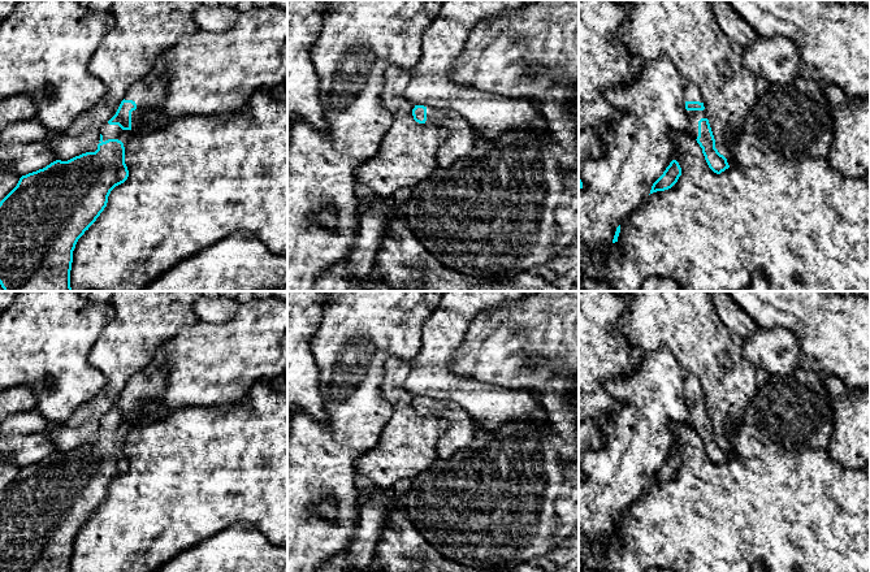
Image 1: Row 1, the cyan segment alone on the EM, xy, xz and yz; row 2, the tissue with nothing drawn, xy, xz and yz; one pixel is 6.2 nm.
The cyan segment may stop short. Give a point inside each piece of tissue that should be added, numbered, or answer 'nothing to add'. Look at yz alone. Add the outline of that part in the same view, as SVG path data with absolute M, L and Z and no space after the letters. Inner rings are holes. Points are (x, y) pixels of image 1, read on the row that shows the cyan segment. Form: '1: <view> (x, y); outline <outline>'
1: yz (693, 116); outline M687 110L687 114L688 114L688 120L689 120L689 133L691 135L697 139L698 136L698 121L701 118L707 118L707 114L704 110Z

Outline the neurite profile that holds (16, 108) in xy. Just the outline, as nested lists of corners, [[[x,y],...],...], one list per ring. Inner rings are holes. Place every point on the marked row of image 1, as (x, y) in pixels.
[[[26,95],[0,99],[0,131],[7,126],[36,117],[36,108]]]

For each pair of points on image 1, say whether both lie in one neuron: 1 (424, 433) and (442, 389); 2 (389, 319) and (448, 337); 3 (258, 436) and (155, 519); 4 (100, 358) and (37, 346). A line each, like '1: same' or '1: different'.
1: different
2: different
3: same
4: different

